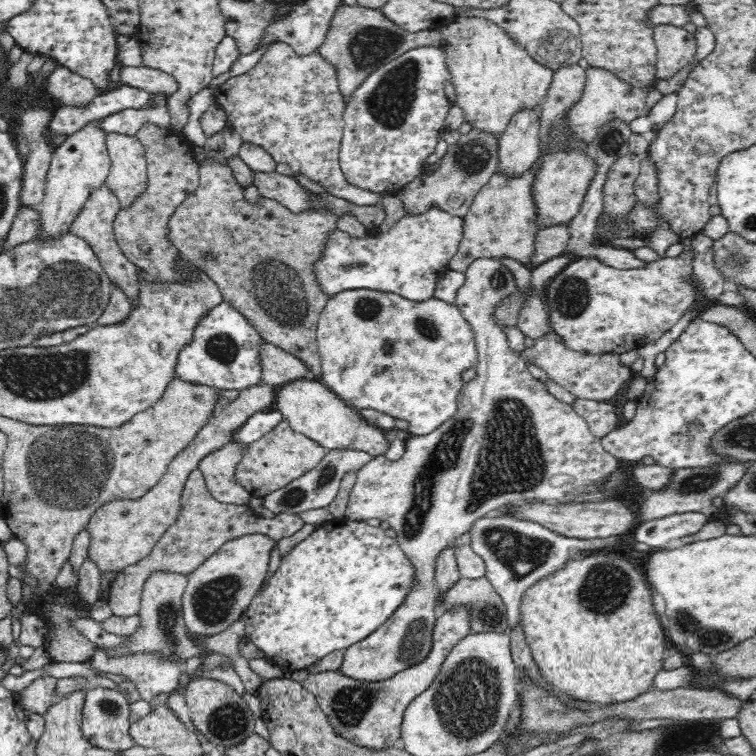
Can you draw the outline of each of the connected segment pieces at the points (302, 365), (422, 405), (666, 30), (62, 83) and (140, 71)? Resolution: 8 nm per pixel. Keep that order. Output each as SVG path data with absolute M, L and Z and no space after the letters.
M265 343L260 353L262 353L261 383L279 388L292 383L292 380L316 380L304 361L282 348Z
M346 290L332 296L317 324L321 381L357 412L371 409L396 418L413 436L434 433L456 414L456 398L464 383L461 372L477 363L470 325L455 304L436 298L416 302L394 292Z
M660 24L652 31L656 43L656 78L669 80L690 64L696 53L692 33L682 27Z
M57 66L47 77L46 90L62 108L86 108L100 94L95 84L63 66Z
M120 67L120 82L123 85L139 88L152 94L170 94L178 88L177 80L160 69Z

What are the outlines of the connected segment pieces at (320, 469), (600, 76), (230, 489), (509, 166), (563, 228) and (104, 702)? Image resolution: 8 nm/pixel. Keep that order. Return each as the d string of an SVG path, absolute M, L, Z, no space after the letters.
M355 449L328 450L324 459L312 470L304 473L290 484L279 488L276 492L263 498L263 508L275 513L298 514L299 512L327 507L337 496L344 475L348 472L357 473L370 463L373 457Z
M592 65L585 68L585 88L580 102L566 114L568 125L574 133L591 145L591 140L599 132L604 123L618 117L622 121L630 122L646 113L646 92L616 76L605 68L596 68Z
M228 442L220 450L204 456L197 466L212 496L224 504L250 504L251 493L233 481L235 468L244 456L246 447Z
M538 109L522 110L512 116L510 124L498 139L497 173L506 181L522 176L540 159L539 116Z
M567 224L541 227L536 231L533 244L534 252L527 260L527 264L531 264L533 268L561 256L568 242L568 237Z
M97 687L86 692L84 710L82 710L81 731L88 742L98 748L109 751L124 751L134 748L136 741L130 734L130 706L126 695L113 689Z

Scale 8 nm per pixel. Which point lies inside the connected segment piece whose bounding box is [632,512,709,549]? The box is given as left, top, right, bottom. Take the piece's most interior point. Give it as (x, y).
(656, 533)

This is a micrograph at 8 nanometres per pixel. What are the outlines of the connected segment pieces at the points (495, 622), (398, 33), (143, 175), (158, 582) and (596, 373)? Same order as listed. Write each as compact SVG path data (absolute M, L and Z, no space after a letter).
M485 576L472 580L462 577L452 588L448 588L448 592L444 592L442 596L438 595L436 599L436 606L439 606L438 613L460 603L470 607L471 632L508 632L506 605L500 595L494 592Z
M341 4L333 14L326 38L319 50L326 60L336 65L340 89L347 102L353 90L380 65L388 64L388 61L394 60L410 50L416 50L416 48L441 46L439 30L439 28L428 28L428 30L410 32L395 25L380 8Z
M109 133L106 138L111 167L105 186L118 199L120 208L130 208L148 189L147 160L136 135Z
M154 572L144 584L141 607L139 613L139 627L125 636L125 641L115 647L98 647L95 652L105 650L108 659L122 659L132 654L157 654L162 660L170 663L186 664L196 654L202 654L203 649L198 648L190 639L191 634L185 625L181 598L187 585L187 577L172 572Z
M554 333L538 338L531 349L522 350L522 357L526 362L542 368L551 380L570 391L578 399L609 402L620 392L623 384L631 383L634 379L633 371L620 363L619 354L580 354L576 351L572 352L561 342L555 341L555 338Z

